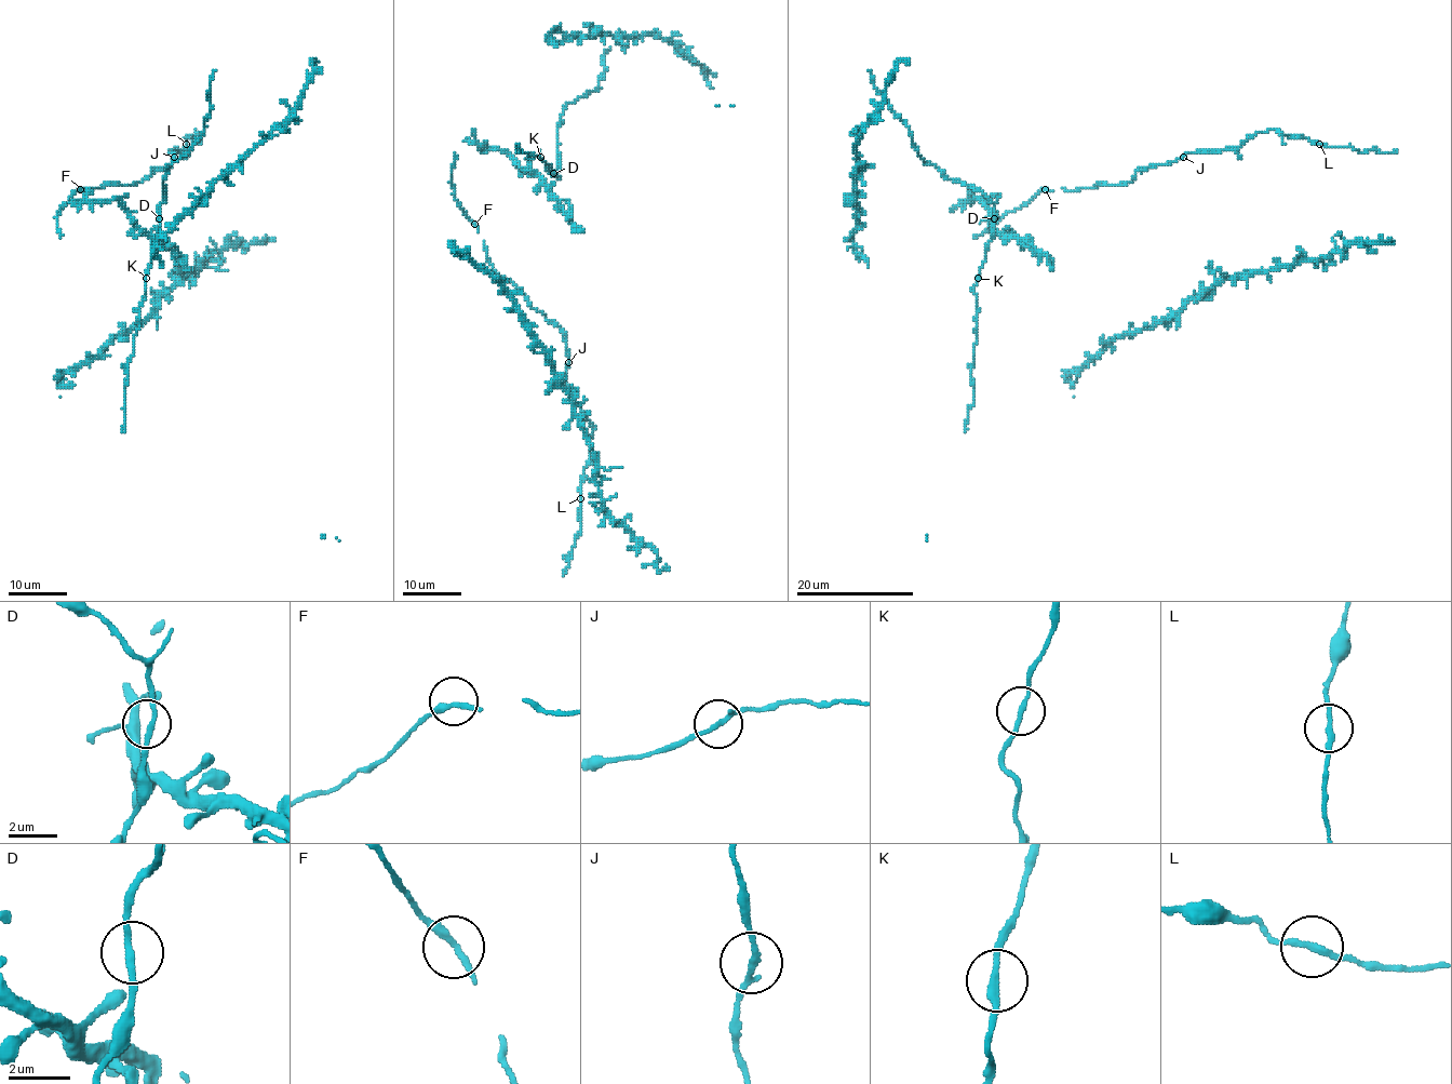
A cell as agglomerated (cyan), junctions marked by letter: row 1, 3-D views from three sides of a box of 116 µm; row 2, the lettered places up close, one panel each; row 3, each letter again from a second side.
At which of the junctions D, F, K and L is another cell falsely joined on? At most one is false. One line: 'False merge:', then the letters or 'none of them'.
False merge: none of them

